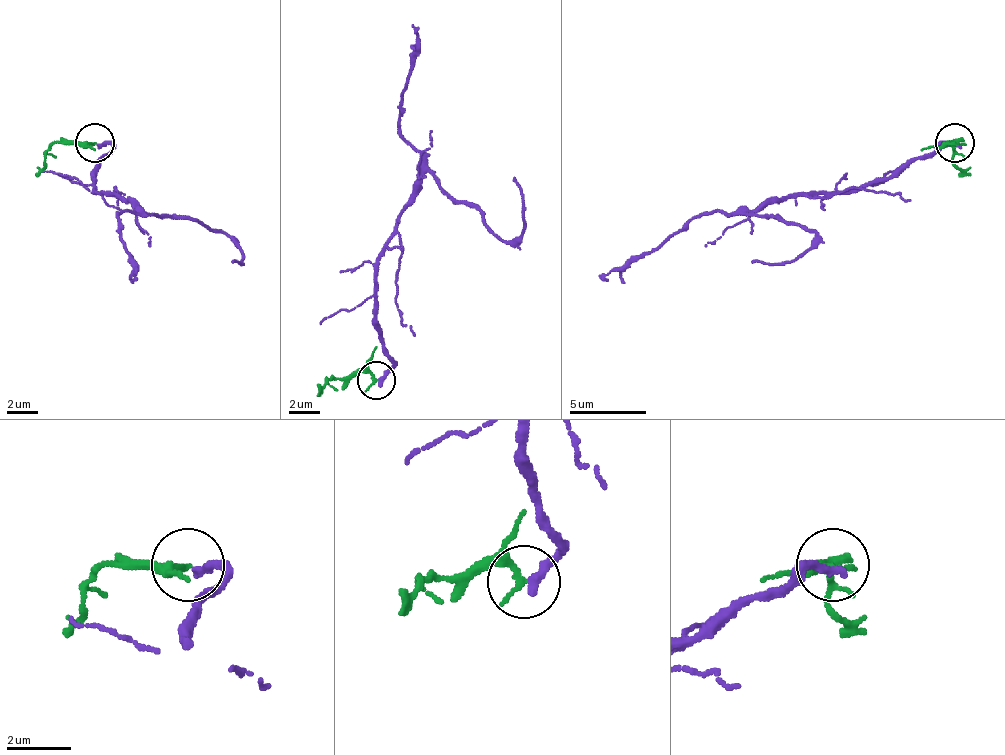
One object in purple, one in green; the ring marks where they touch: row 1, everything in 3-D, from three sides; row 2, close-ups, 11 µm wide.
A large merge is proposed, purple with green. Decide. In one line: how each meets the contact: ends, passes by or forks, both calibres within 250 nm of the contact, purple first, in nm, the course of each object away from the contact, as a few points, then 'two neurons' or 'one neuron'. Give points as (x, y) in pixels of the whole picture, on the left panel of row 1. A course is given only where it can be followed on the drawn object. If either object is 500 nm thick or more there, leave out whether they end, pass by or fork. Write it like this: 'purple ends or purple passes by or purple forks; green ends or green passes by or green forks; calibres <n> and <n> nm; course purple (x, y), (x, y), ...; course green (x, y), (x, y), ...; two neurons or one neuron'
purple ends; green passes by; calibres 280 and 180 nm; course purple (95, 143), (111, 147), (99, 159), (95, 189), (149, 212), (191, 216), (233, 243), (241, 262), (233, 258); course green (95, 143), (53, 143), (34, 174); two neurons

